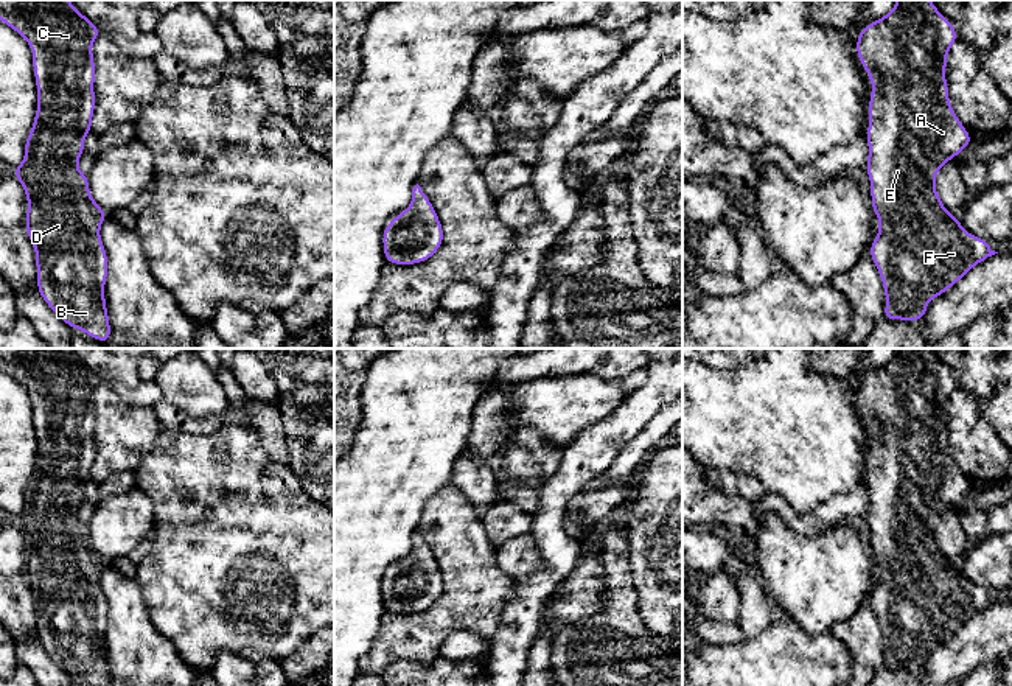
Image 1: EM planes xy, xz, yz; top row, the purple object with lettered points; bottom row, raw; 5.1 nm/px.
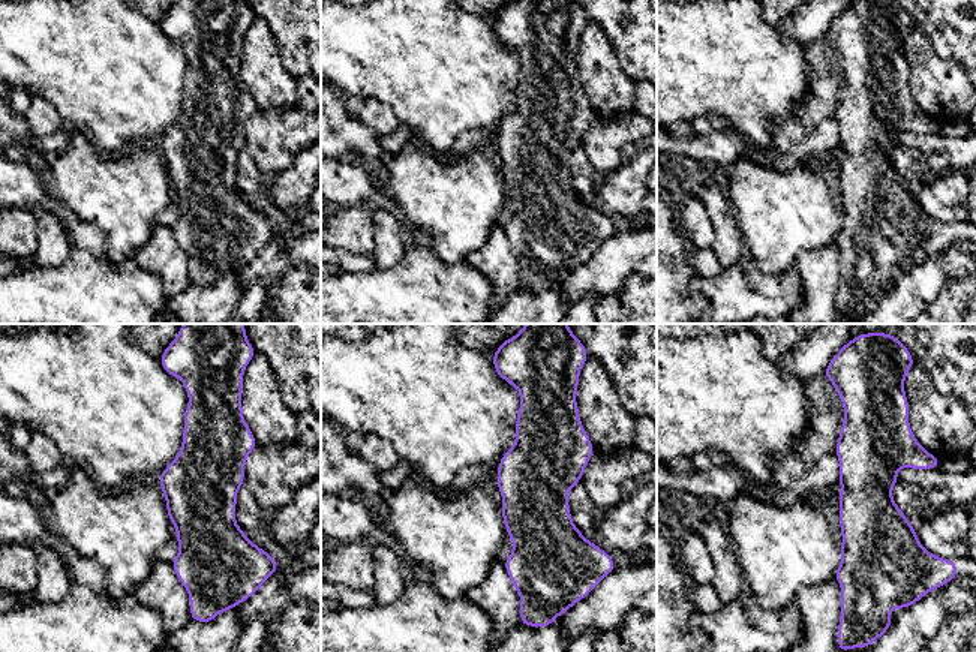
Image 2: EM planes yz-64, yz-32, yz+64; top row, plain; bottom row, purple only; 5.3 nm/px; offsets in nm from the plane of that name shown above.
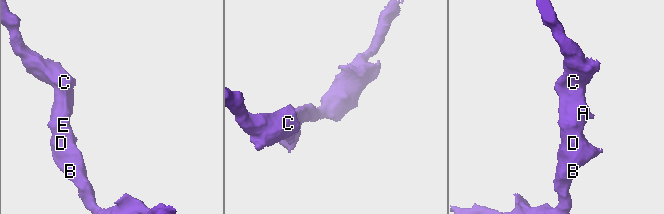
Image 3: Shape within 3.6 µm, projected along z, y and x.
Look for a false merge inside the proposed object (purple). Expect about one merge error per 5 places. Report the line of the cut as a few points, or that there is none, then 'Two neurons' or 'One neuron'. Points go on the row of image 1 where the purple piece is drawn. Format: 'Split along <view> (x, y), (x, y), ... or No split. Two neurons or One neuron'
No split. One neuron

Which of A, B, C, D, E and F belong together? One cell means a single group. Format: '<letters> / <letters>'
A B C D E F

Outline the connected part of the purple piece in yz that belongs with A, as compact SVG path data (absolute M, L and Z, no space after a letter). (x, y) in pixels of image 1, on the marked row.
M897 0L886 16L866 25L857 37L860 64L872 81L866 171L871 180L872 212L880 226L869 254L883 282L886 297L883 317L889 320L923 319L930 300L948 291L978 263L998 254L986 240L961 226L959 219L944 207L934 185L937 171L972 143L972 135L950 104L945 79L947 54L956 40L953 23L930 0Z

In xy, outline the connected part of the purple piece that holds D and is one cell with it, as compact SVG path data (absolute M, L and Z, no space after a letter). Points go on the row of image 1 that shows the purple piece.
M0 0L0 20L30 44L34 56L37 110L25 140L25 157L11 173L26 193L25 229L36 250L37 291L72 330L79 328L106 344L112 331L104 299L107 252L99 227L107 213L90 194L89 176L78 168L78 160L85 151L84 138L92 131L92 45L101 31L68 0Z

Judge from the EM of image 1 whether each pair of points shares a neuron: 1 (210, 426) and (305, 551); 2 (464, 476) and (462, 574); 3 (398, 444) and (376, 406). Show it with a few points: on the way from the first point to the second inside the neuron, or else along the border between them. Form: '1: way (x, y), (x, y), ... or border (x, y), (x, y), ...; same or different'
1: border (221, 426), (213, 433), (184, 433), (179, 430); different
2: border (451, 482), (479, 515); different
3: way (398, 434), (398, 428), (386, 416); same

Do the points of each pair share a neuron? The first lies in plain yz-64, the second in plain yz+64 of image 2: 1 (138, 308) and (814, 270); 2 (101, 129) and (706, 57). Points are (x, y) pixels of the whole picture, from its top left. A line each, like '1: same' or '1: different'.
1: different
2: same

